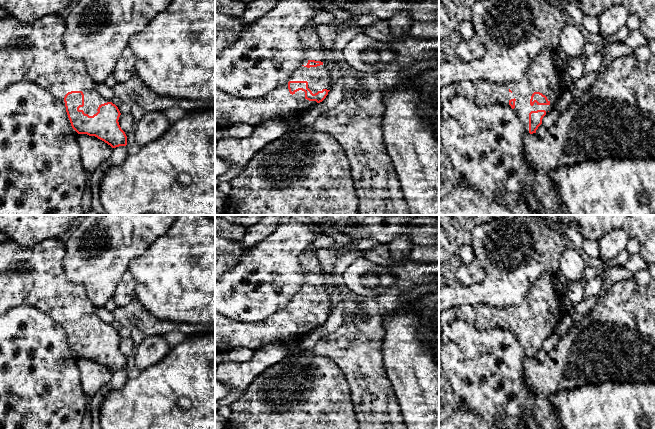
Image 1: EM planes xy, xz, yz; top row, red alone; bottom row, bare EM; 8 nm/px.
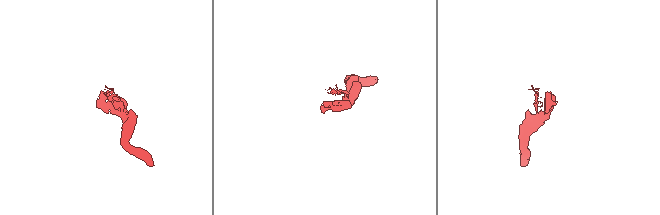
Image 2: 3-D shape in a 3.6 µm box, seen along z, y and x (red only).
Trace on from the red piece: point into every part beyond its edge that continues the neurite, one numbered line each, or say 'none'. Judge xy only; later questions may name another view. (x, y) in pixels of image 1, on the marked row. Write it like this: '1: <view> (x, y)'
1: xy (34, 52)

